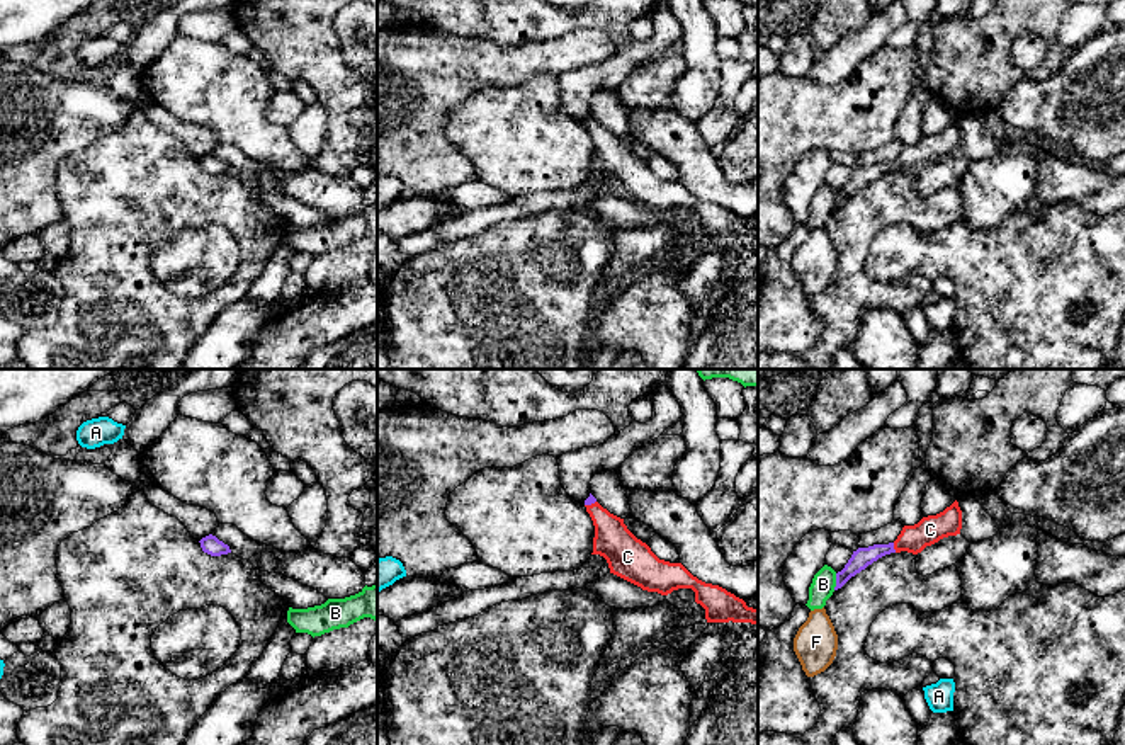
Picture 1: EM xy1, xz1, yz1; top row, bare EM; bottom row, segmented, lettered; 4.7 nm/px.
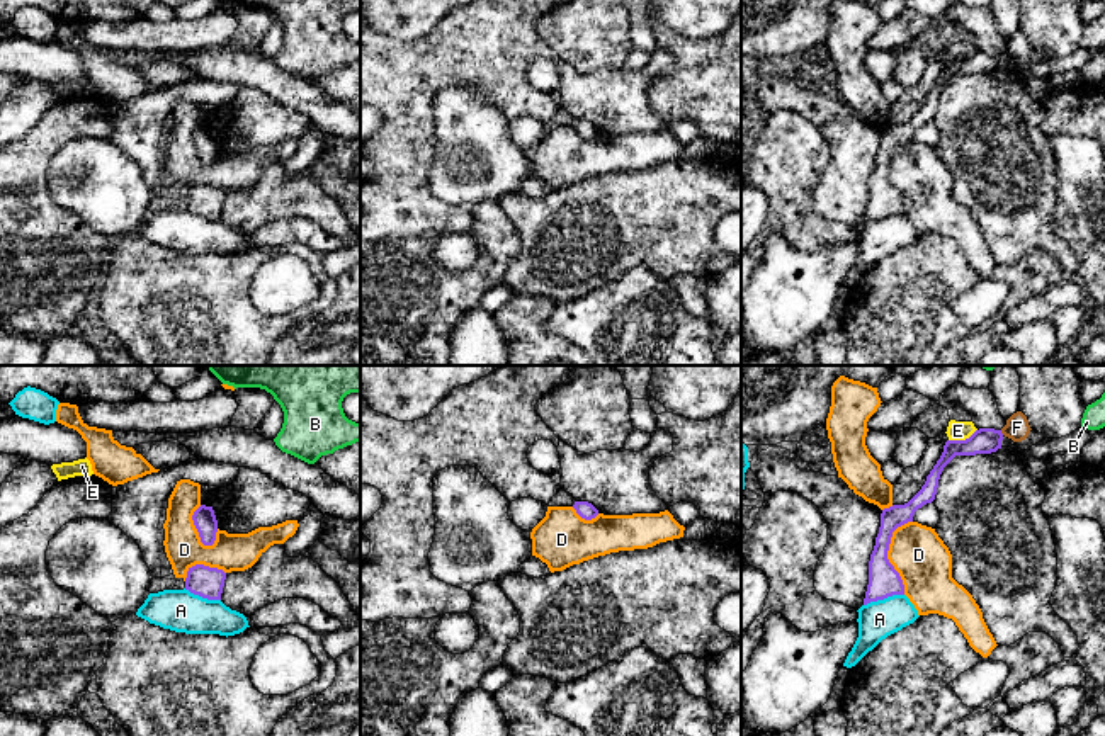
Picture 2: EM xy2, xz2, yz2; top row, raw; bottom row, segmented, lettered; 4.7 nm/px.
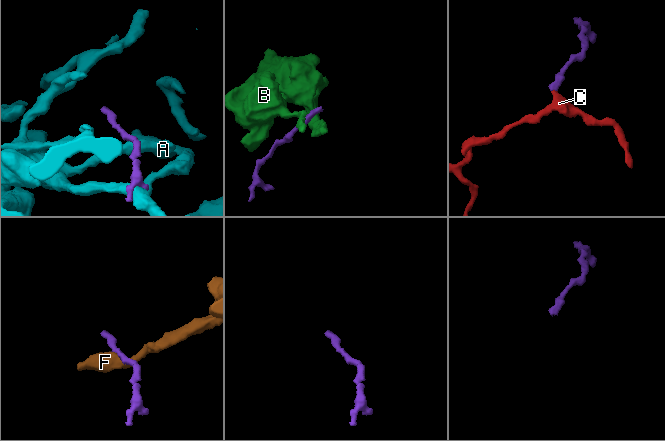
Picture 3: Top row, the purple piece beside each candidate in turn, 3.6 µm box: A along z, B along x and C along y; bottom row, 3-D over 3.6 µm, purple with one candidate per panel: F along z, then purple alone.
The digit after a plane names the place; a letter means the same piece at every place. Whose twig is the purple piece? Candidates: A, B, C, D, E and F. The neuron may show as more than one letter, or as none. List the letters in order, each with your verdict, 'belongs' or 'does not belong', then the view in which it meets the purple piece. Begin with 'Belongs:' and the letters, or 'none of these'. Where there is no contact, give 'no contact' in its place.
Belongs: C
A: does not belong | yz2
B: does not belong | yz1
C: belongs | yz1
D: does not belong | yz2
E: does not belong | yz2
F: does not belong | yz2

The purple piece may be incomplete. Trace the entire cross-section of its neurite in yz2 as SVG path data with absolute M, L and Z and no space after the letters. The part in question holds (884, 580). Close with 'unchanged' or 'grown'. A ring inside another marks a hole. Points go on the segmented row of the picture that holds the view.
M979 428L966 440L947 440L940 459L926 476L926 481L921 490L908 503L892 505L882 510L879 534L876 537L876 546L869 561L869 585L864 605L884 600L892 595L904 595L903 580L887 559L891 537L898 527L913 522L913 515L918 508L935 500L938 479L944 467L955 456L996 452L998 449L1001 449L1001 440L1001 430L994 428Z | unchanged

